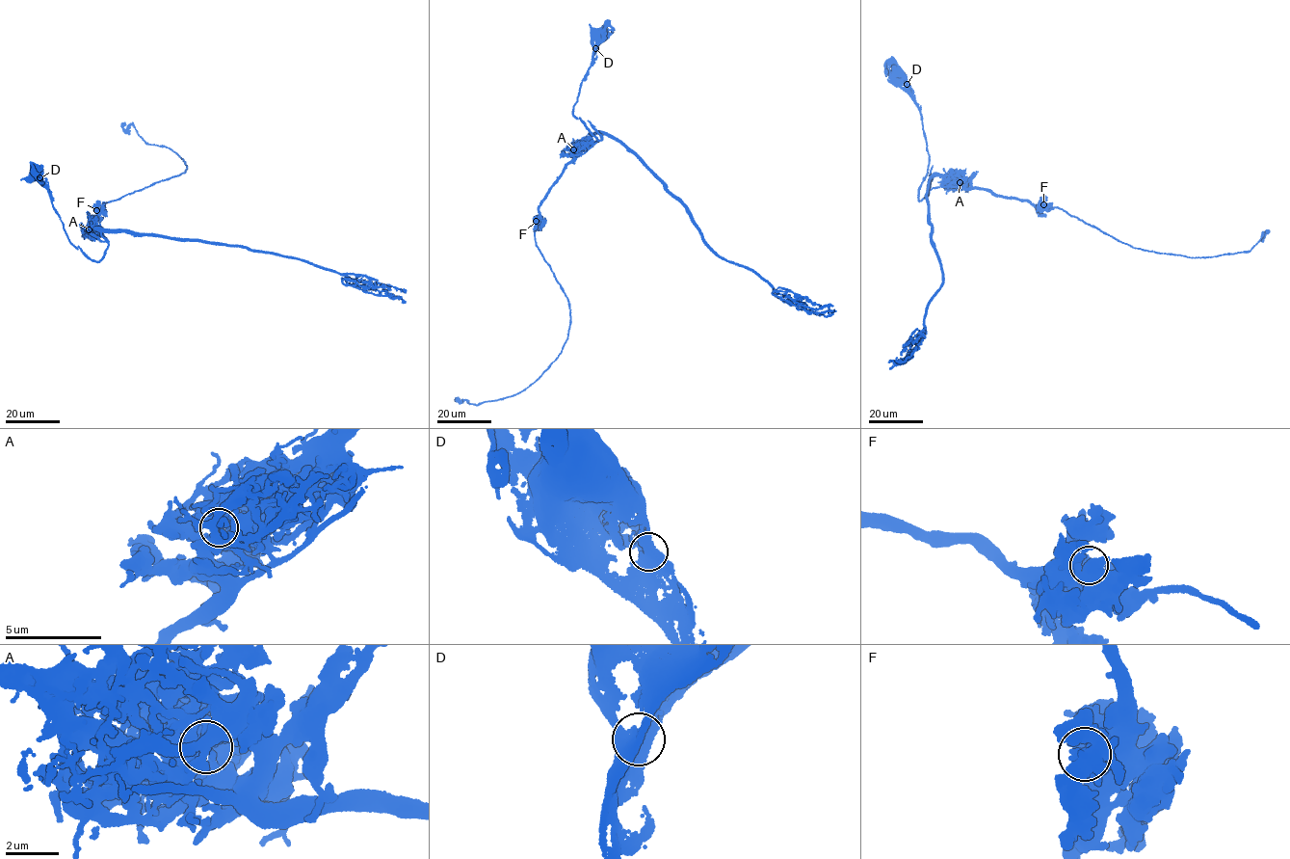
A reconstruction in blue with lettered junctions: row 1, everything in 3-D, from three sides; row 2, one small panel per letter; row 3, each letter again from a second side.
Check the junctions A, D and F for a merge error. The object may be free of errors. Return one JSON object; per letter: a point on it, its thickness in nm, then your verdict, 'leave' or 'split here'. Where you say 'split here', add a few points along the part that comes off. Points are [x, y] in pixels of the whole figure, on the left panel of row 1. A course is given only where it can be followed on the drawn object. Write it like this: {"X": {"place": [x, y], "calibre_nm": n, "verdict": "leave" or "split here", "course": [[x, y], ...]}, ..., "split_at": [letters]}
{"A": {"place": [89, 229], "calibre_nm": 480, "verdict": "split here", "course": [[89, 229], [105, 202], [187, 168], [125, 122]]}, "D": {"place": [39, 177], "calibre_nm": 500, "verdict": "leave"}, "F": {"place": [96, 210], "calibre_nm": 500, "verdict": "leave"}, "split_at": ["A"]}

